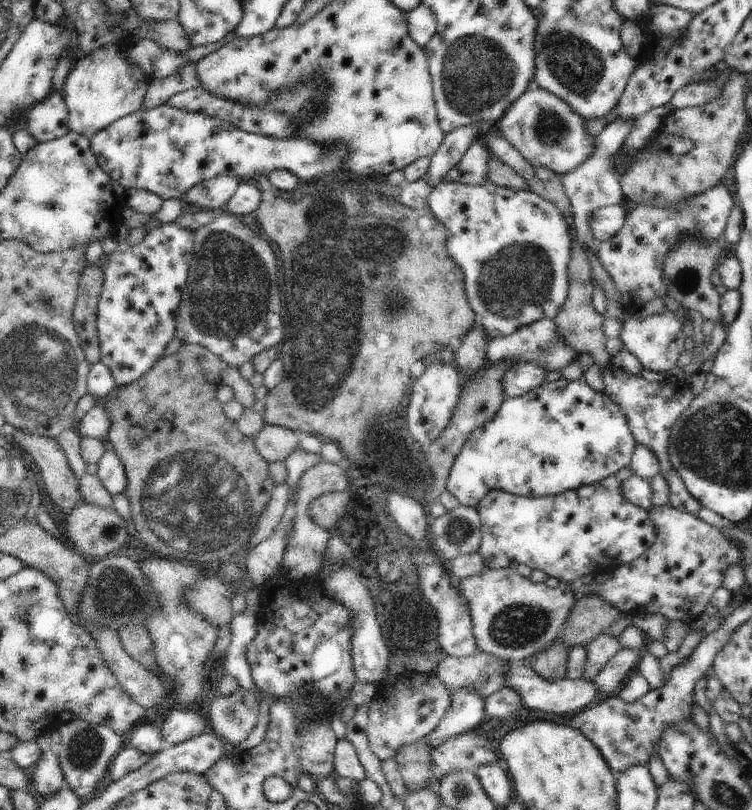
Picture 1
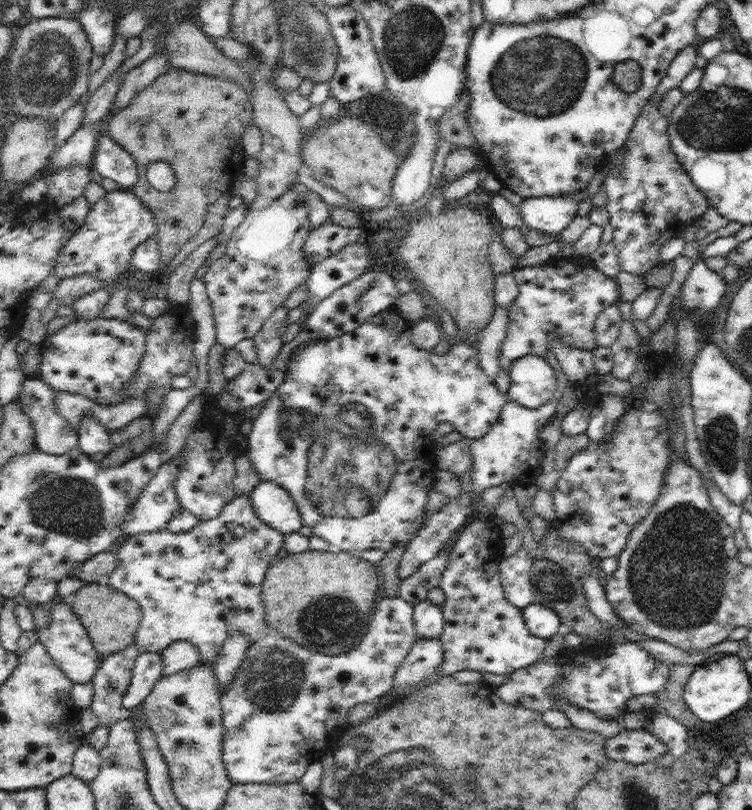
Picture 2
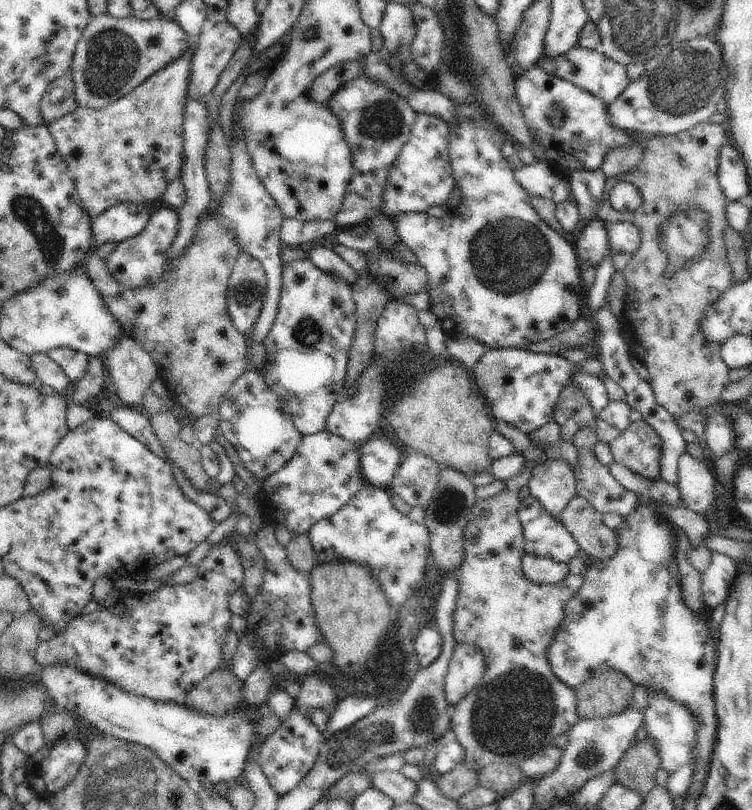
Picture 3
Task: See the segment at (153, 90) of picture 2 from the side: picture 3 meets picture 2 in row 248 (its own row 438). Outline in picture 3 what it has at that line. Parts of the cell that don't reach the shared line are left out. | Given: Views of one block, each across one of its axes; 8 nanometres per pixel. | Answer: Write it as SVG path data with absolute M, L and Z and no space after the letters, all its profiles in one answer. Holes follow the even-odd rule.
M164 411L150 415L154 432L167 450L168 458L172 459L188 477L188 480L201 491L206 490L212 479L204 472L201 463L201 452L198 445L191 445L179 437L182 429L178 419L178 413Z

